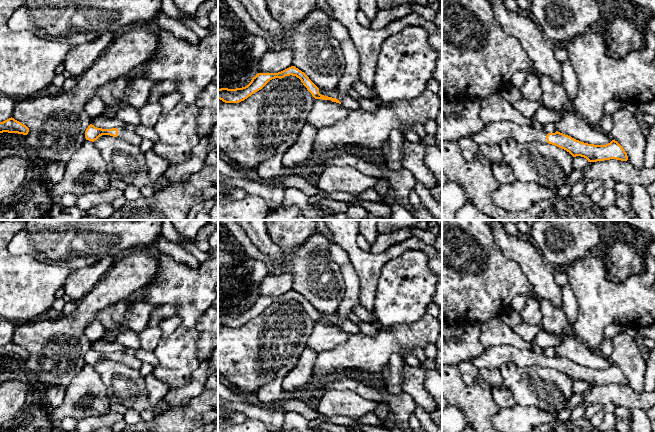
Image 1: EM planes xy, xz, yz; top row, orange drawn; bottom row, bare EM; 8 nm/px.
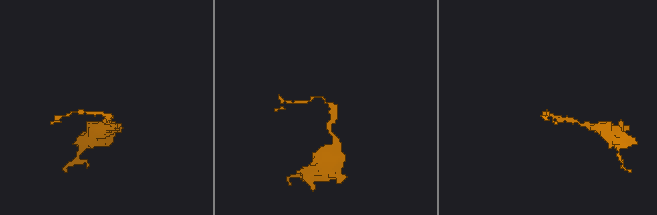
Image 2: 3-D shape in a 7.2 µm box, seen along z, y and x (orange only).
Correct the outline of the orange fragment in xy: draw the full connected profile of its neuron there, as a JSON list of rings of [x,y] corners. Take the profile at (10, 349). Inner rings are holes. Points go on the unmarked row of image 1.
[[[11,341],[3,346],[0,346],[0,357],[3,356],[27,359],[29,352]]]

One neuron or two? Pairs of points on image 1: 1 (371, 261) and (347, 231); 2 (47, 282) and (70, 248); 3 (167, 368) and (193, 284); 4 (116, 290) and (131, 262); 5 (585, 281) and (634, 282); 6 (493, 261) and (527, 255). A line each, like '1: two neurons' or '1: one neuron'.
1: one neuron
2: two neurons
3: one neuron
4: one neuron
5: one neuron
6: two neurons

